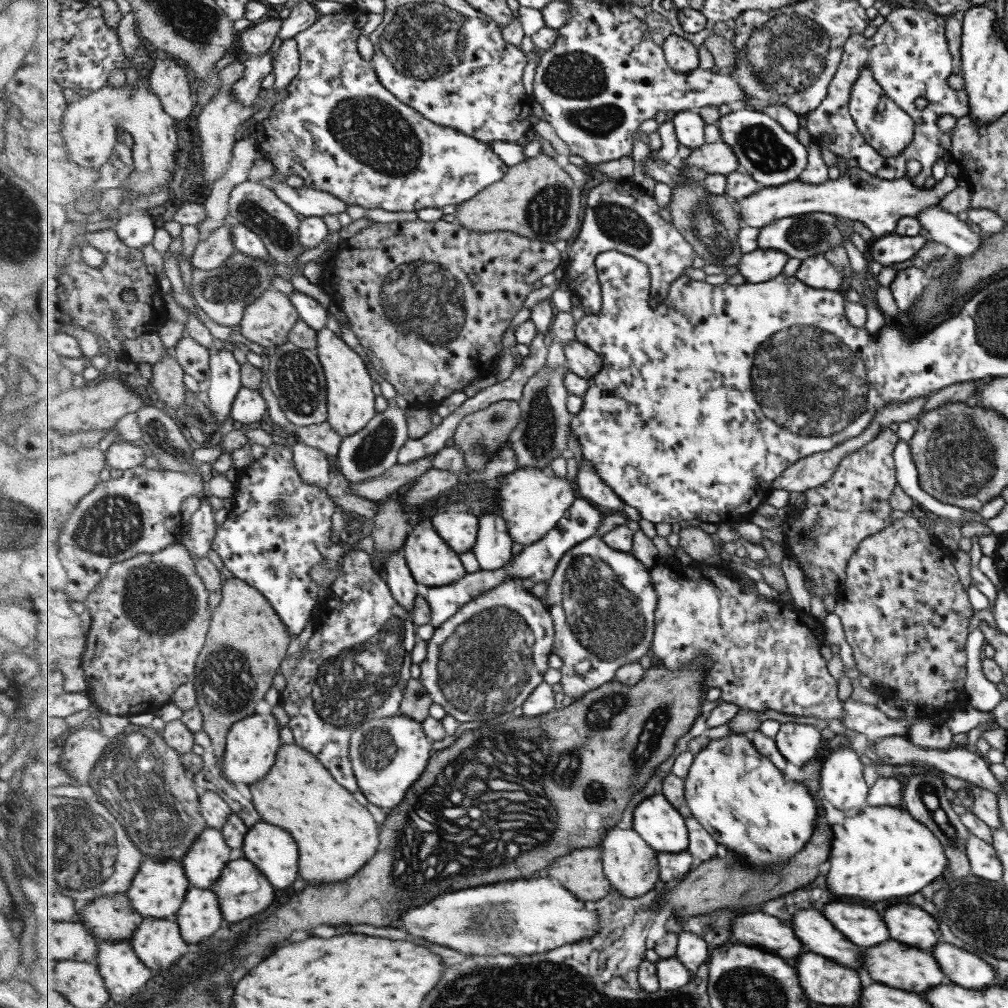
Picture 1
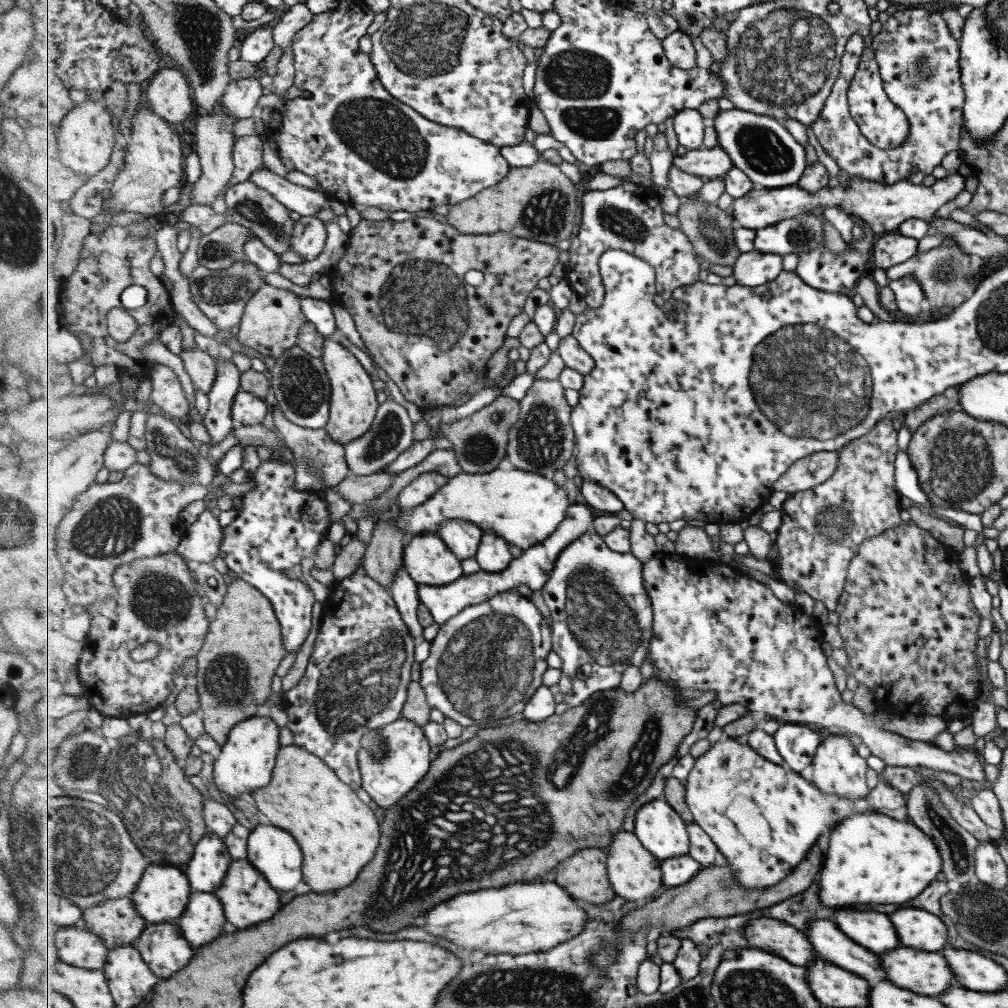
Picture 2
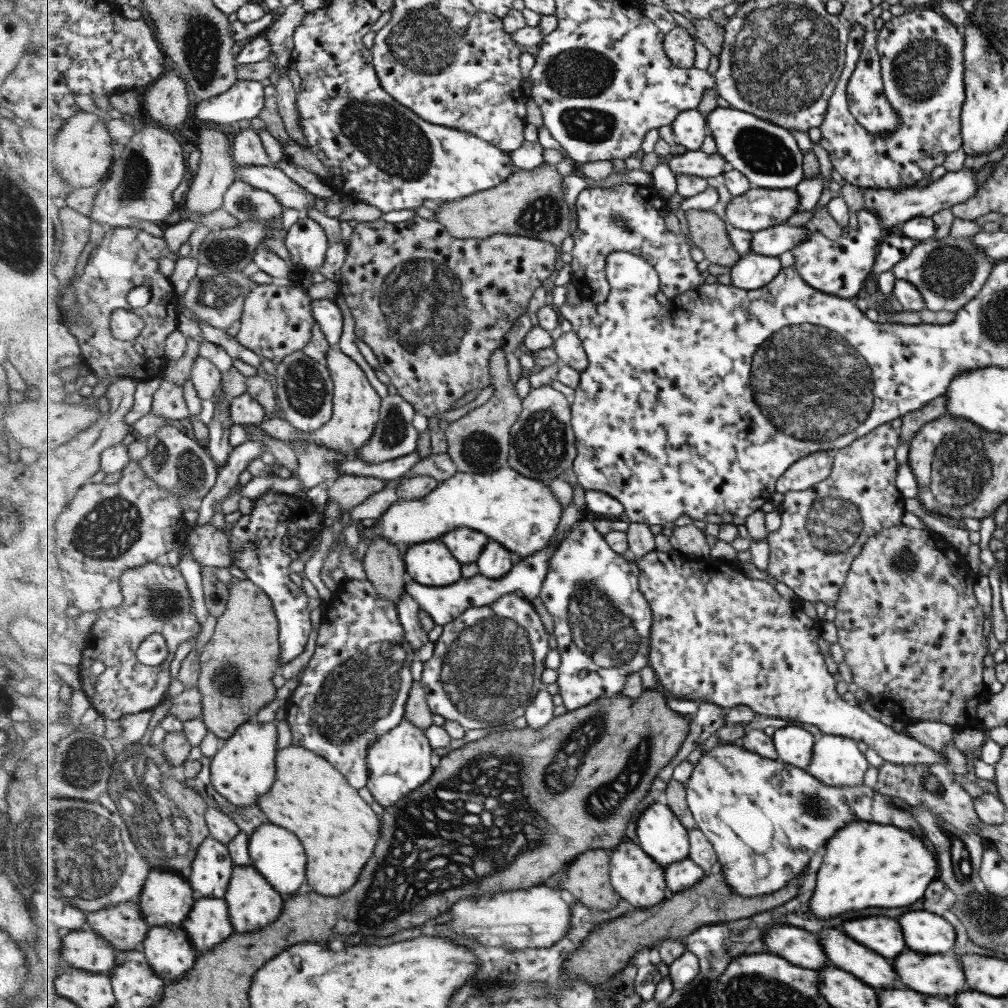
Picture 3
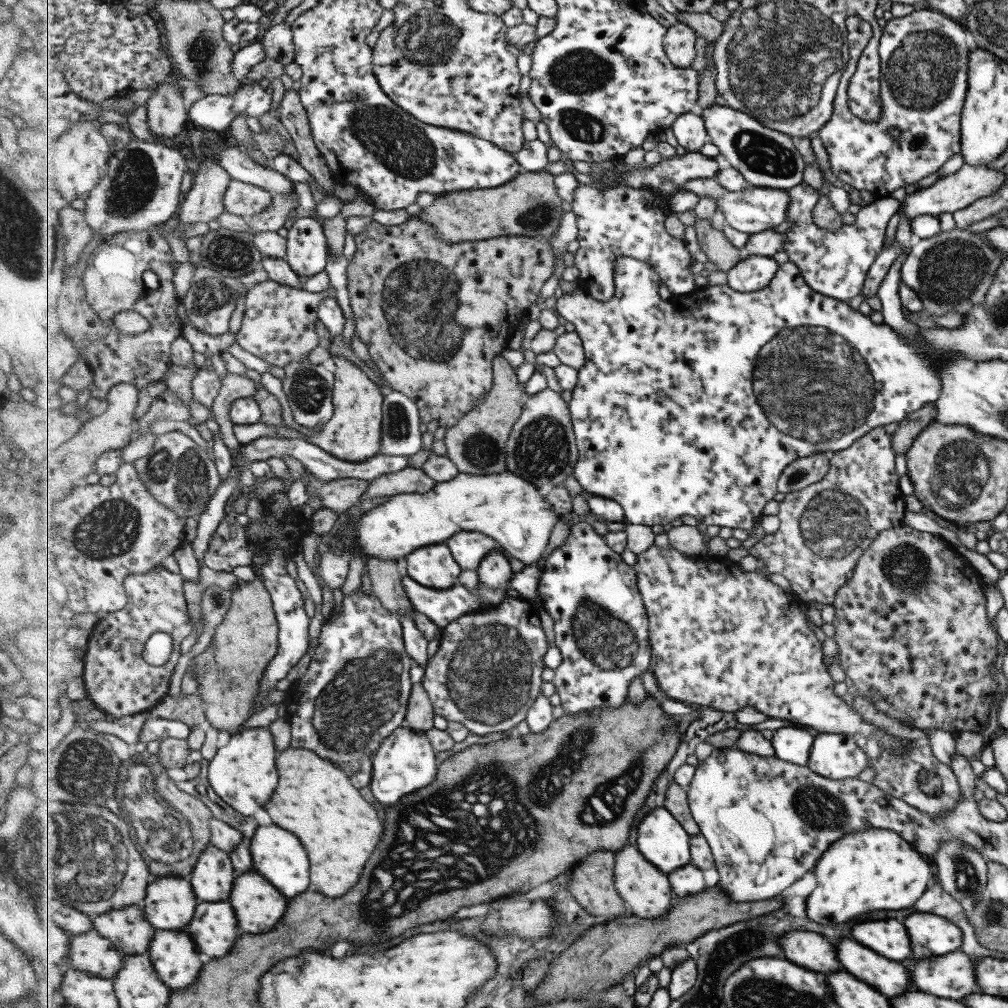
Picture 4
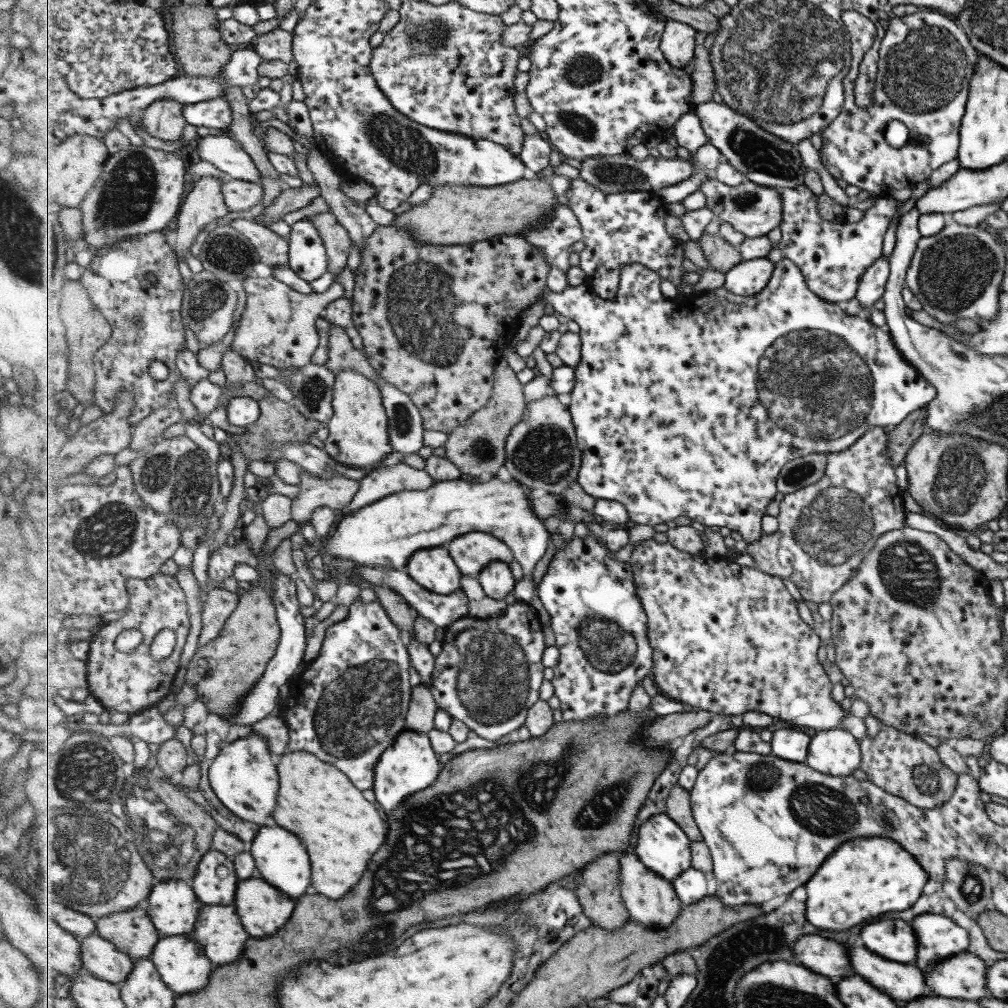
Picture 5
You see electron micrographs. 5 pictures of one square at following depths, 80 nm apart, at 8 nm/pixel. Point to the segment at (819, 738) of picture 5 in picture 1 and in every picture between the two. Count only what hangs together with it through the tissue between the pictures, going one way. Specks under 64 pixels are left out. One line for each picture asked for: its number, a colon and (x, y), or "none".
1: (841, 783)
2: (837, 769)
3: (835, 760)
4: (834, 756)

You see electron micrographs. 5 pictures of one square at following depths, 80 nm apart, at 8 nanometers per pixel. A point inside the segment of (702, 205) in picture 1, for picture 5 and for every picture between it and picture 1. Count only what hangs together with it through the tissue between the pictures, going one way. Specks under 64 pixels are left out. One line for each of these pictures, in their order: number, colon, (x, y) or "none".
2: (711, 230)
3: (708, 231)
4: (713, 242)
5: (722, 255)

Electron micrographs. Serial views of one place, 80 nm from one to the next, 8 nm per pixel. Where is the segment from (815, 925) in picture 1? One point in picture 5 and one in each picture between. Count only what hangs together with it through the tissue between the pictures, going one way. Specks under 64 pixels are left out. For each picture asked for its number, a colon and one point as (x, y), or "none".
2: (827, 941)
3: (844, 953)
4: (889, 978)
5: (901, 982)

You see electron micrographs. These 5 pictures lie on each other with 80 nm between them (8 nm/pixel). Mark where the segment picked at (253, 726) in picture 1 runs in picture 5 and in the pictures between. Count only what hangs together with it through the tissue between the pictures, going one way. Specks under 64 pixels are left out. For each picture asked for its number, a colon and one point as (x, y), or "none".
2: (247, 761)
3: (244, 770)
4: (244, 773)
5: (245, 776)

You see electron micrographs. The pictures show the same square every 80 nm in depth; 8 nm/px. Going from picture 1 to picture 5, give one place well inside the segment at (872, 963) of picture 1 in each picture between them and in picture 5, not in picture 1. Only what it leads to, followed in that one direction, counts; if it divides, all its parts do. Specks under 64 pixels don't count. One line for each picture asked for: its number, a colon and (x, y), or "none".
2: (921, 972)
3: (935, 974)
4: (952, 976)
5: (962, 976)

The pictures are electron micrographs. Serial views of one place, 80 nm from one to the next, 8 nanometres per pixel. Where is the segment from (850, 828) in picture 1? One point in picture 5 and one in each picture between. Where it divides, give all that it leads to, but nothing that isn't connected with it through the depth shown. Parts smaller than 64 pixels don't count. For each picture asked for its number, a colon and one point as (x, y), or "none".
2: (872, 858)
3: (866, 864)
4: (870, 869)
5: (867, 876)

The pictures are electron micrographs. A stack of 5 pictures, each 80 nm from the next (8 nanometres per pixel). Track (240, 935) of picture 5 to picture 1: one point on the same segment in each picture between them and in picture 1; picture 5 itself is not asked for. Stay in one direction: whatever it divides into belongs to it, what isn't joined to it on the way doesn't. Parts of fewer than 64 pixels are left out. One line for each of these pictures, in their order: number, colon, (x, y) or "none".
1: (200, 915)
2: (204, 919)
3: (209, 924)
4: (215, 928)

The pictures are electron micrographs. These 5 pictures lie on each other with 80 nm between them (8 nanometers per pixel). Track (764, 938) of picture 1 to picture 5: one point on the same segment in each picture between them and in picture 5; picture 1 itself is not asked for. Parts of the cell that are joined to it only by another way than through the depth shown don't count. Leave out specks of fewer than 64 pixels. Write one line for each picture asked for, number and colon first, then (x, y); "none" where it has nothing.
2: (776, 936)
3: (800, 947)
4: (809, 950)
5: (819, 955)

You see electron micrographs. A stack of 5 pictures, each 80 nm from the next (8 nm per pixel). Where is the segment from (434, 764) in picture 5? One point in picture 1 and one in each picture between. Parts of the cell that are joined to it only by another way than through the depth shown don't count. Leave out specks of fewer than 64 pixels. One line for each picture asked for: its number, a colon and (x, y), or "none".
1: (389, 756)
2: (394, 758)
3: (400, 761)
4: (406, 761)

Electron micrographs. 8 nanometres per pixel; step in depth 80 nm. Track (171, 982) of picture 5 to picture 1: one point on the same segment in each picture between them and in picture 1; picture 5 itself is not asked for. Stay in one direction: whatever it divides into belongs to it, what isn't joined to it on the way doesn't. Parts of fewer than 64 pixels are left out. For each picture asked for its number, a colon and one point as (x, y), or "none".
1: (158, 942)
2: (163, 946)
3: (172, 955)
4: (176, 957)

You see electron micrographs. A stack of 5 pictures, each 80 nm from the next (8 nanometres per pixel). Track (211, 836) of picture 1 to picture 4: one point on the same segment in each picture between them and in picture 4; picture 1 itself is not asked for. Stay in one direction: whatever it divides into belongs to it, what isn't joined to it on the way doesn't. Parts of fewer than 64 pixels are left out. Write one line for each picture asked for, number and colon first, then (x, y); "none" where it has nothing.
2: (210, 863)
3: (212, 869)
4: (213, 878)

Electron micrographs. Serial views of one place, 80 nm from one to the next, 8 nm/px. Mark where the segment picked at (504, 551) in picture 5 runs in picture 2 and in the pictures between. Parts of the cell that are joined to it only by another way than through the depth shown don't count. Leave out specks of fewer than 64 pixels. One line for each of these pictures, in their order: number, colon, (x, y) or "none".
2: (464, 538)
3: (467, 544)
4: (469, 548)

